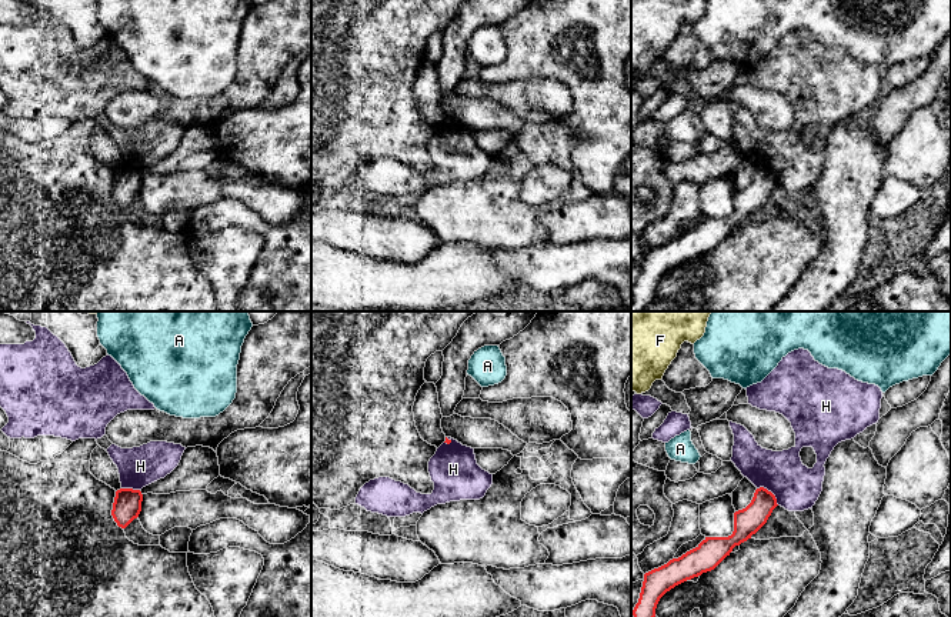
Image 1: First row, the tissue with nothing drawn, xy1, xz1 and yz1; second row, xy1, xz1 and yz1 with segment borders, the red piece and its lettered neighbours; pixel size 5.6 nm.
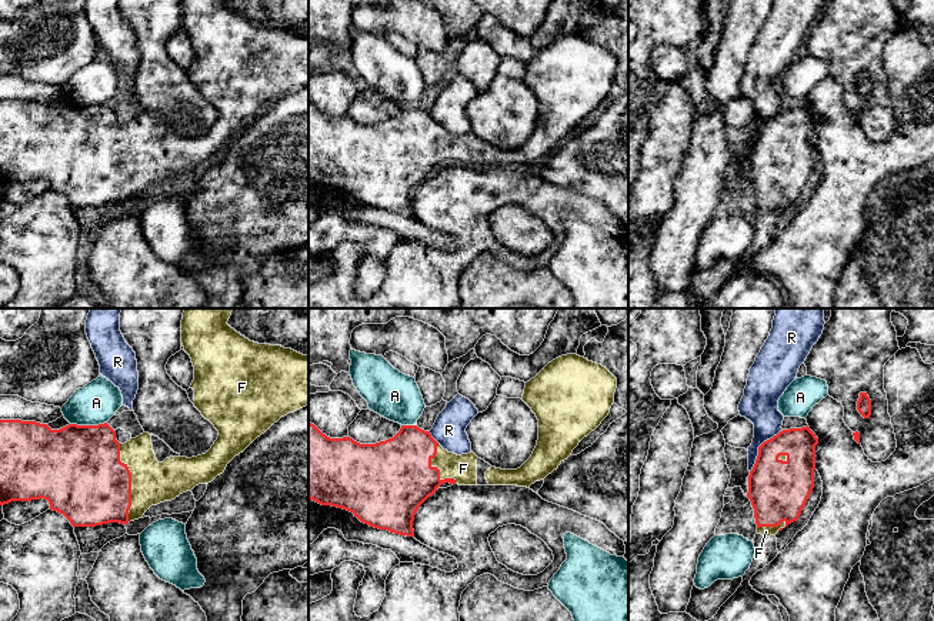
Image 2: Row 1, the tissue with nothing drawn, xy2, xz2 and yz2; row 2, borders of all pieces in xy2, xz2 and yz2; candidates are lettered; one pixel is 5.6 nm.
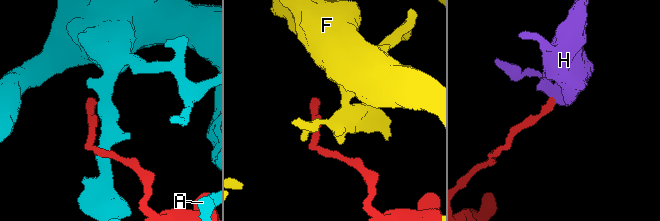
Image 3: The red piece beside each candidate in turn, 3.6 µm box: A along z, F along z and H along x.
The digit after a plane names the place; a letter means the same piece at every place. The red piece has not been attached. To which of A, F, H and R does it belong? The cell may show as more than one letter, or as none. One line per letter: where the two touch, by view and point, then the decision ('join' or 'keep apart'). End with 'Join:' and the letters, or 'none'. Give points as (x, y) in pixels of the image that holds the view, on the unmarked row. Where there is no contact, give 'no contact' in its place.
A: meets red in xy2 at (87, 106); keep apart
F: meets red in xy2 at (130, 163); join
H: meets red in yz1 at (770, 172); keep apart
R: meets red in yz2 at (759, 127); keep apart
Join: F

